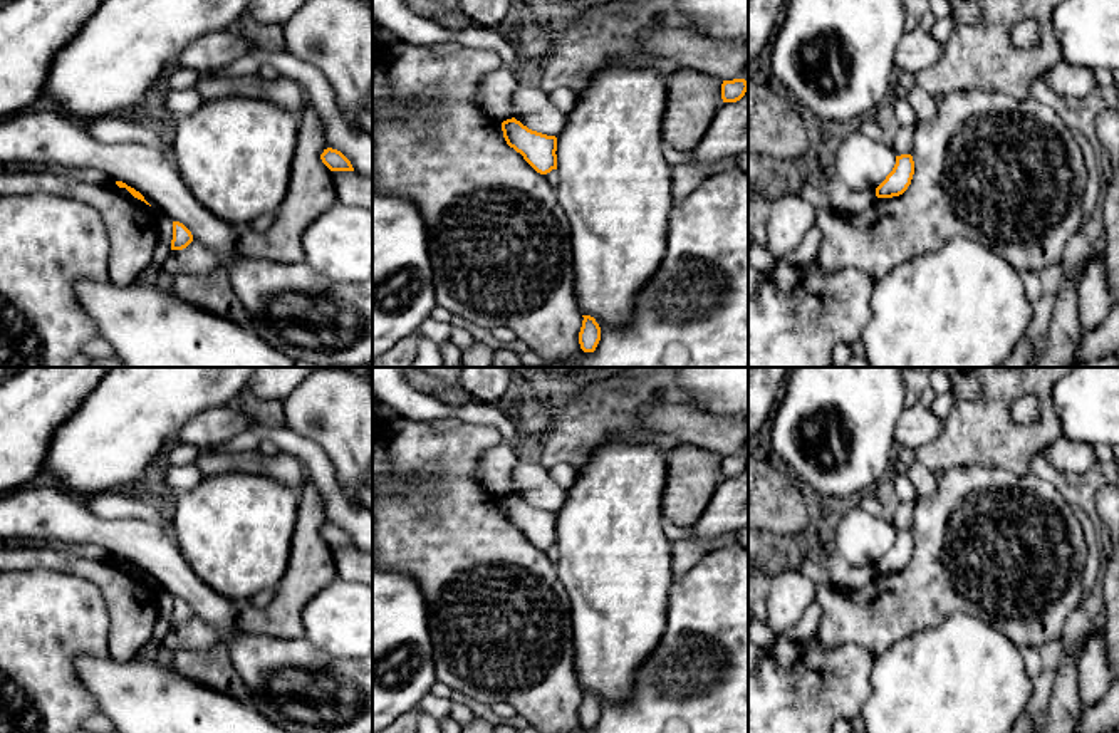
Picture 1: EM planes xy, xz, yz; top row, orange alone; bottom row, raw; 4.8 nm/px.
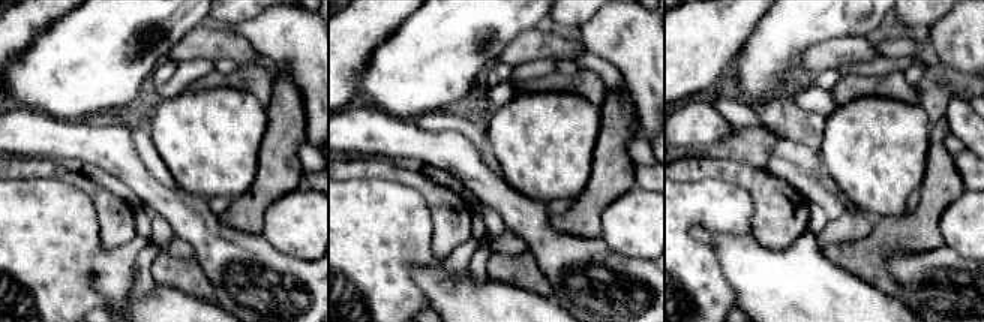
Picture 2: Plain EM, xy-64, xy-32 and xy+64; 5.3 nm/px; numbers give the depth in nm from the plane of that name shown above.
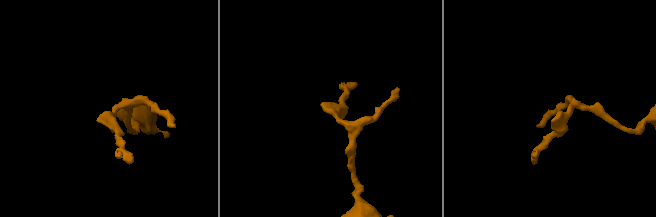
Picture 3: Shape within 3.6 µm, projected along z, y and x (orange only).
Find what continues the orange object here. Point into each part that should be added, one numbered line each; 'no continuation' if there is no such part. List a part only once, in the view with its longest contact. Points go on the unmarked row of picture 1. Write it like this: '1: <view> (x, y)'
no continuation

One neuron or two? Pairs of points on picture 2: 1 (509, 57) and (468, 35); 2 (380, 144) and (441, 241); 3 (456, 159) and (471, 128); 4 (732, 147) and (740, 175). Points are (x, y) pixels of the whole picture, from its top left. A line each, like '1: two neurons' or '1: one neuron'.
1: two neurons
2: two neurons
3: two neurons
4: two neurons

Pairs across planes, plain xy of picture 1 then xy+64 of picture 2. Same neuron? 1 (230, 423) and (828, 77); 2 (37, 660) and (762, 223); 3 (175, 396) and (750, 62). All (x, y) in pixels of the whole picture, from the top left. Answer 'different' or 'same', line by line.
1: different
2: different
3: same

